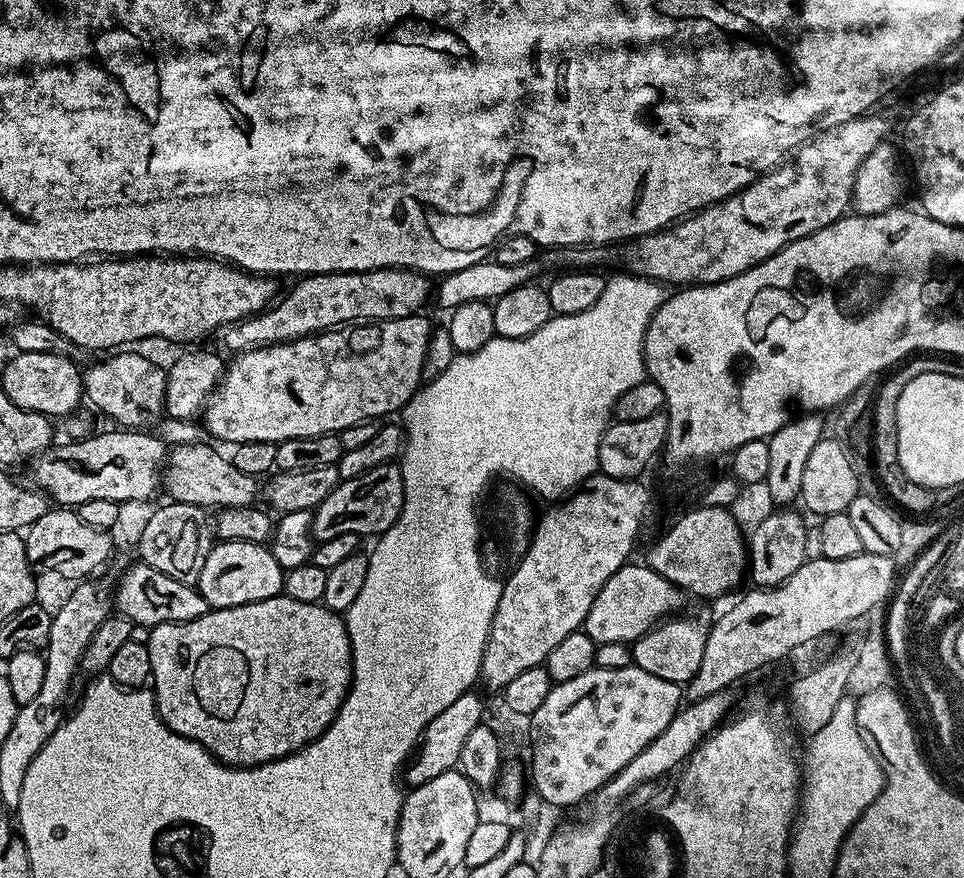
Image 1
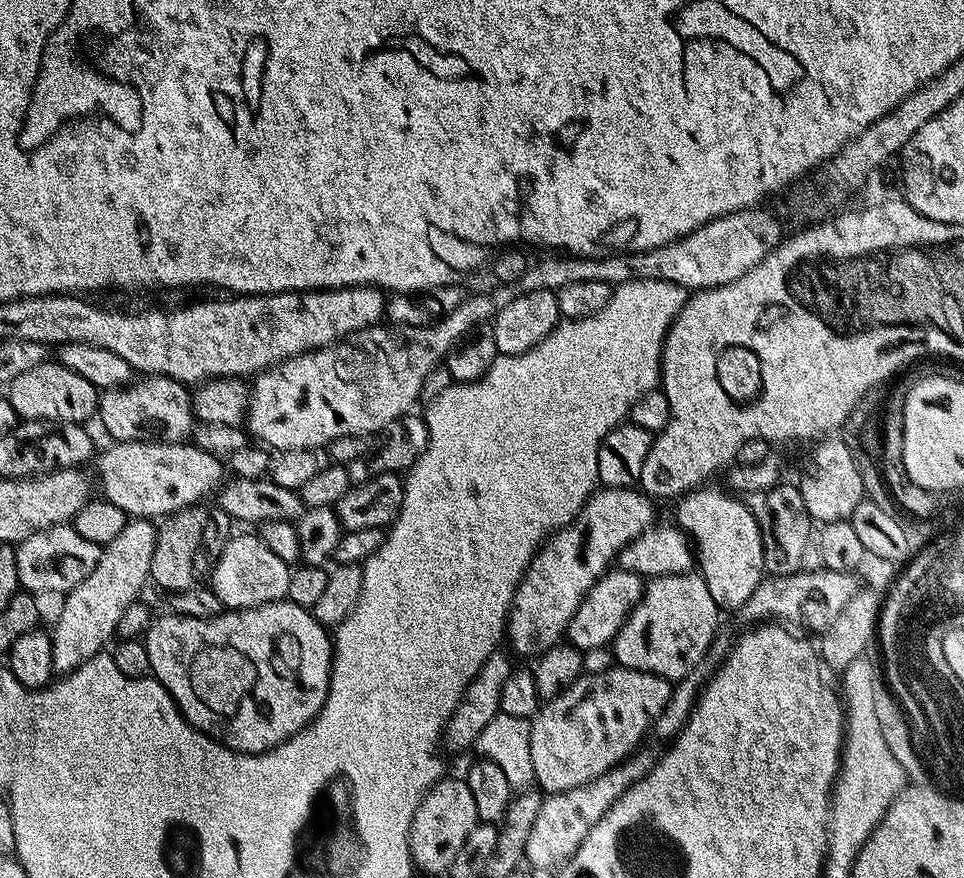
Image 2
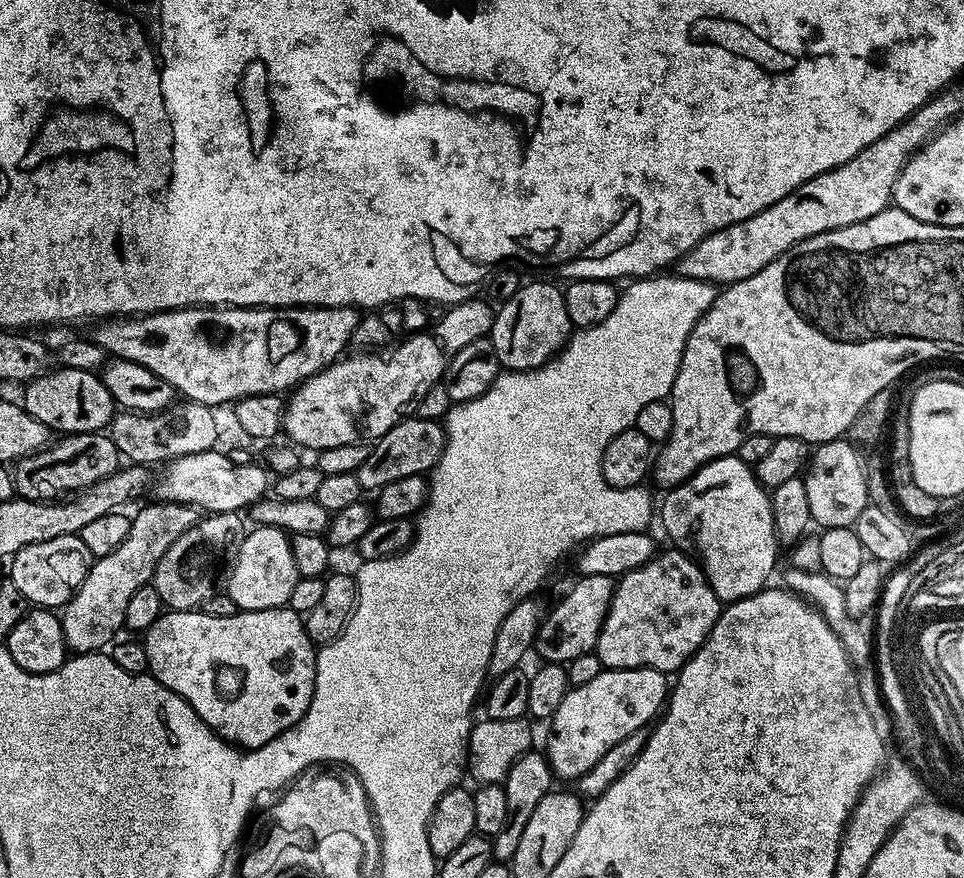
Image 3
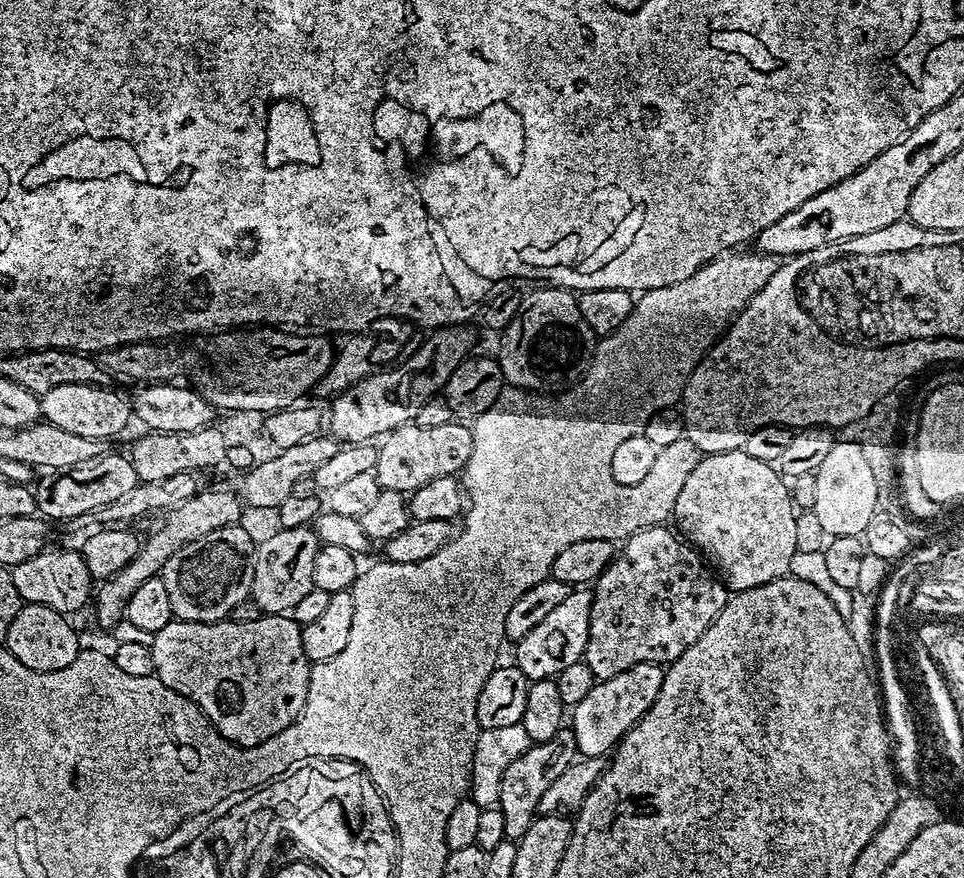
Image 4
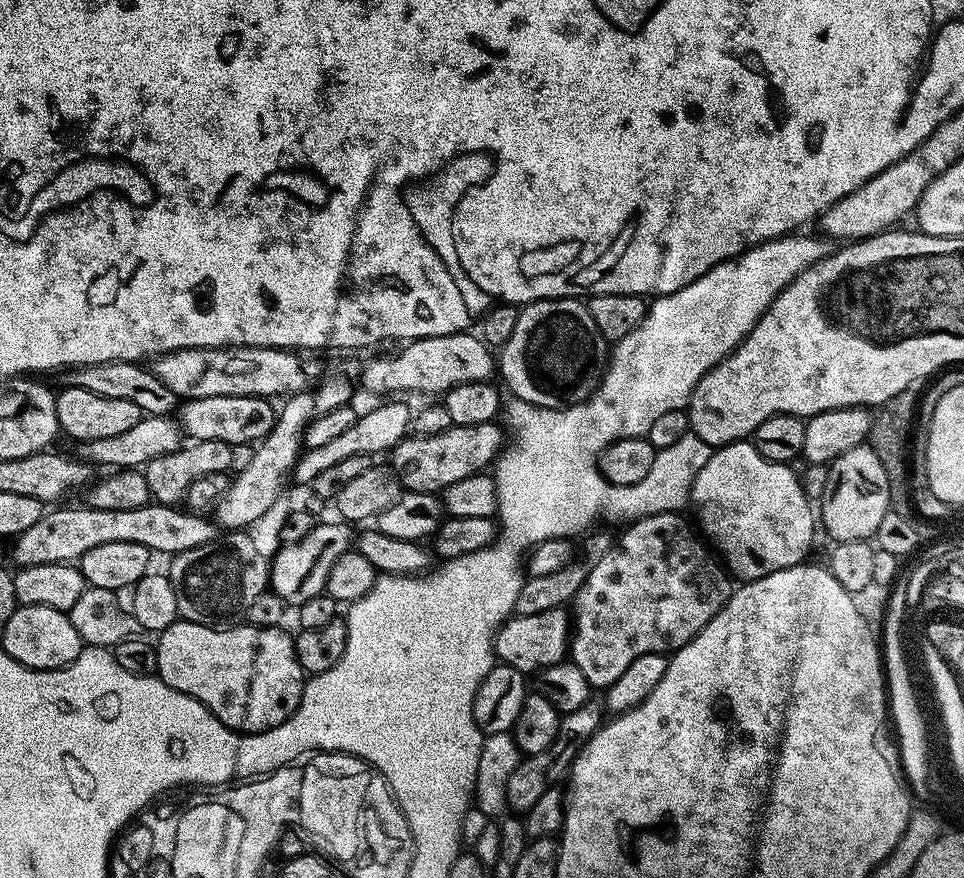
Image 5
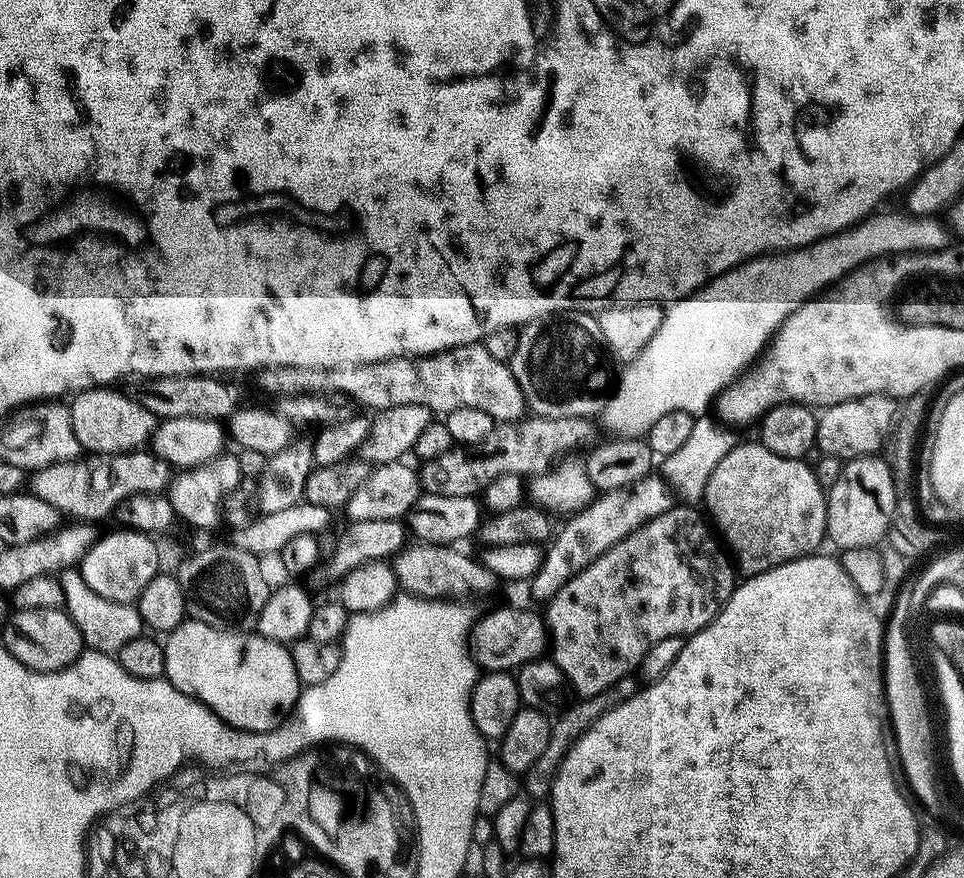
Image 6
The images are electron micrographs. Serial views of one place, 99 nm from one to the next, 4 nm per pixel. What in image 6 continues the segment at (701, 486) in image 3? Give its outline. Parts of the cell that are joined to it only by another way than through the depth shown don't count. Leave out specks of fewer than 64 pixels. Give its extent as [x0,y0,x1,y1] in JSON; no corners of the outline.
[702,442,828,577]

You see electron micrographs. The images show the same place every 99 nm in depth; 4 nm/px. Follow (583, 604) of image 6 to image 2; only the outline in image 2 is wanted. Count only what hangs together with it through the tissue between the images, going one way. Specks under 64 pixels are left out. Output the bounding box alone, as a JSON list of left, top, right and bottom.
[610,570,722,682]

